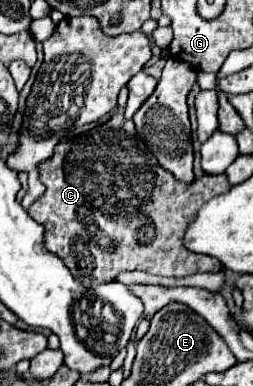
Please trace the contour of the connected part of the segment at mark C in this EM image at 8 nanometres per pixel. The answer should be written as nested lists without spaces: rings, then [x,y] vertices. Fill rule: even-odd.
[[[122,112],[100,126],[94,126],[80,136],[60,142],[54,156],[40,164],[40,176],[46,192],[28,208],[28,214],[44,226],[44,246],[56,254],[72,272],[72,276],[88,286],[114,280],[120,272],[142,270],[158,276],[192,276],[198,272],[220,272],[222,264],[210,256],[190,254],[182,246],[184,228],[196,218],[200,204],[206,204],[212,196],[226,194],[230,190],[226,174],[196,178],[190,184],[182,184],[168,170],[164,170],[156,156],[146,148],[144,140],[136,134],[134,122],[126,120]]]

